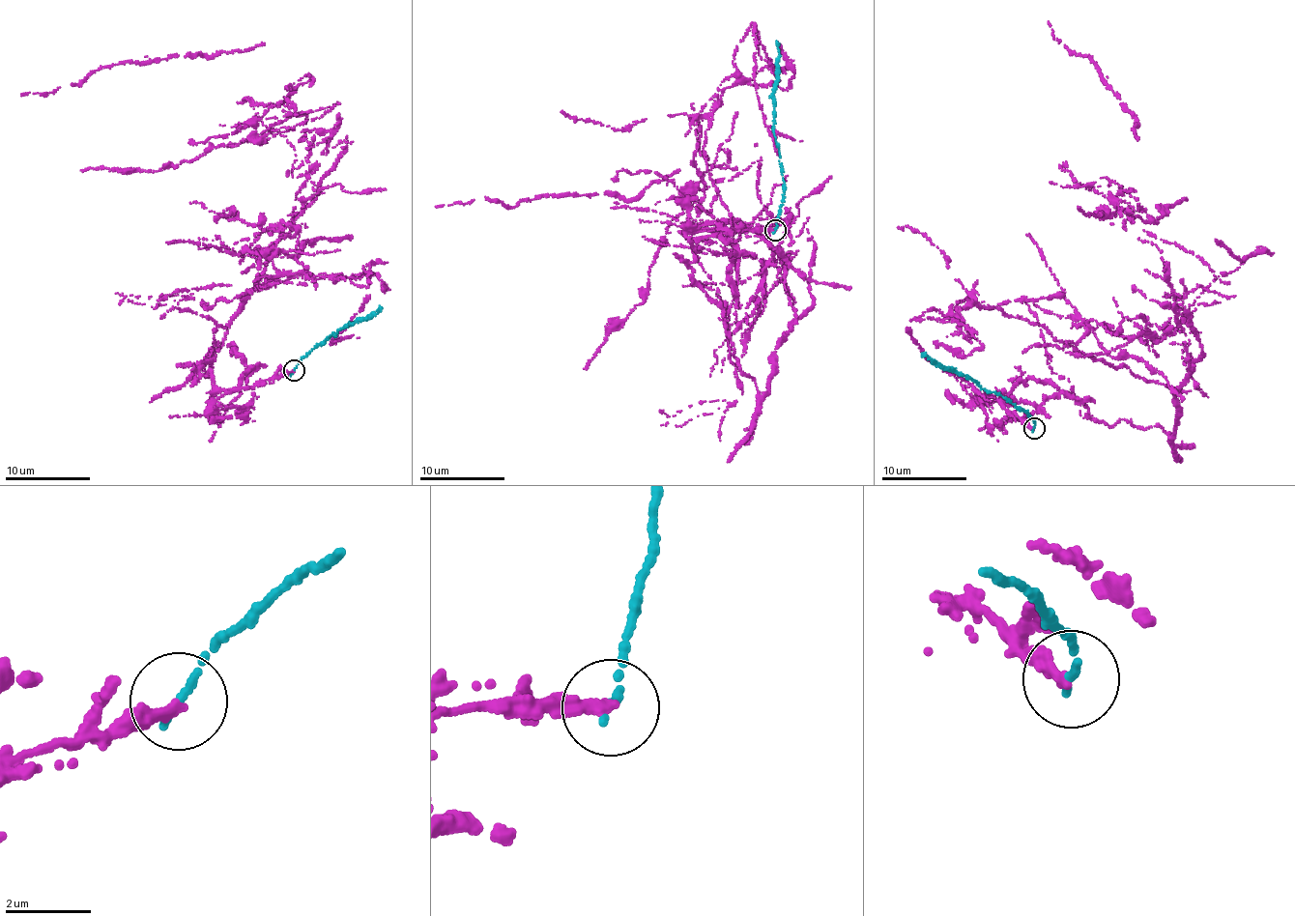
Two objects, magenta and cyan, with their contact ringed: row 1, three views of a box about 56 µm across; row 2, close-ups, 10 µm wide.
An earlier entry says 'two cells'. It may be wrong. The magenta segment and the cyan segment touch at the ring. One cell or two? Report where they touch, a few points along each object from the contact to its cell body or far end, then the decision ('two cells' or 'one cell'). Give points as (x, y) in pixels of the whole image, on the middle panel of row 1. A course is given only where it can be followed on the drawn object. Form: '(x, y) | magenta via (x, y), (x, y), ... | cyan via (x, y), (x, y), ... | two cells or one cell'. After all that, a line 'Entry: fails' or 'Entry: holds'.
(775, 230) | magenta via (775, 229), (688, 265), (762, 392), (794, 253), (694, 223), (697, 115), (742, 394), (681, 411) | cyan via (775, 229), (784, 192), (779, 144), (772, 127), (772, 97), (779, 55), (776, 41) | two cells
Entry: holds

